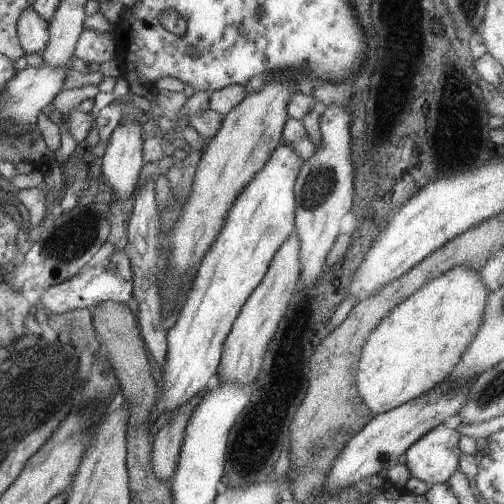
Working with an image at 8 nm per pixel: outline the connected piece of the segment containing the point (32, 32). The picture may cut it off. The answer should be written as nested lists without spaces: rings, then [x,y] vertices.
[[[32,8],[20,15],[17,33],[25,54],[42,54],[49,41],[48,23]]]

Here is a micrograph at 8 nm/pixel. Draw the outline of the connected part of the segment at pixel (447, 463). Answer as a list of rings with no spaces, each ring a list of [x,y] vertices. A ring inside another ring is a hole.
[[[439,424],[436,428],[428,431],[422,438],[413,442],[412,446],[409,446],[405,452],[406,465],[411,476],[422,480],[428,487],[448,481],[459,465],[462,452],[458,443],[461,436],[454,428]]]

